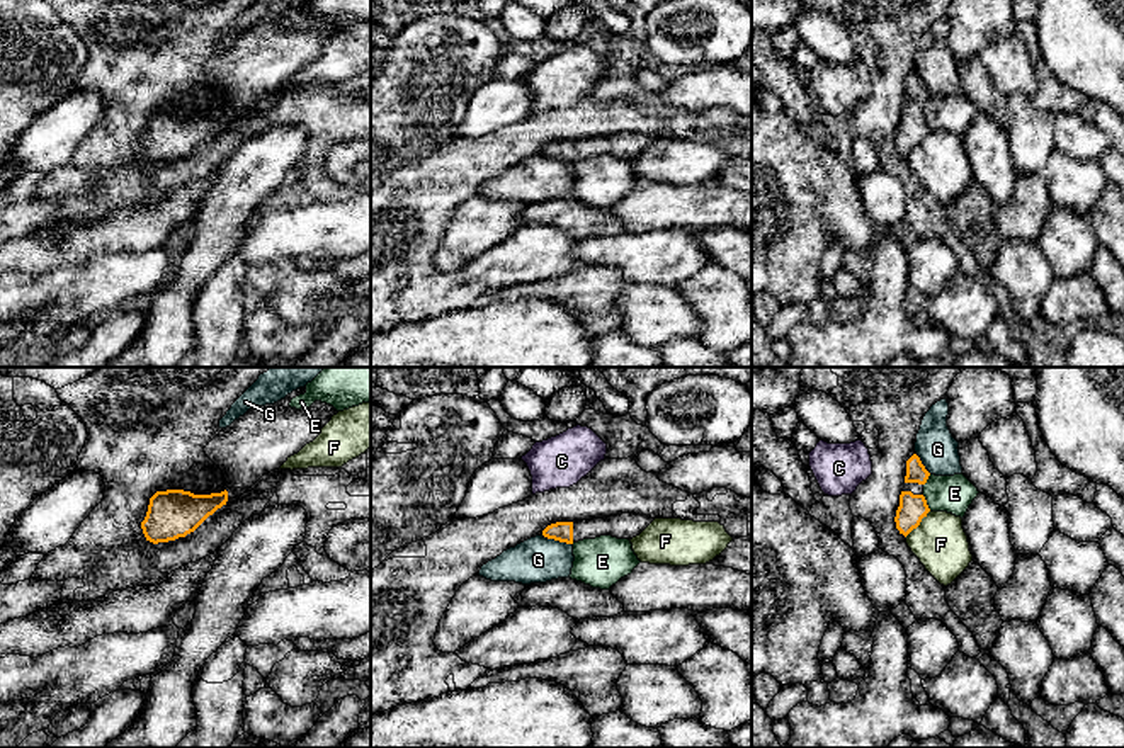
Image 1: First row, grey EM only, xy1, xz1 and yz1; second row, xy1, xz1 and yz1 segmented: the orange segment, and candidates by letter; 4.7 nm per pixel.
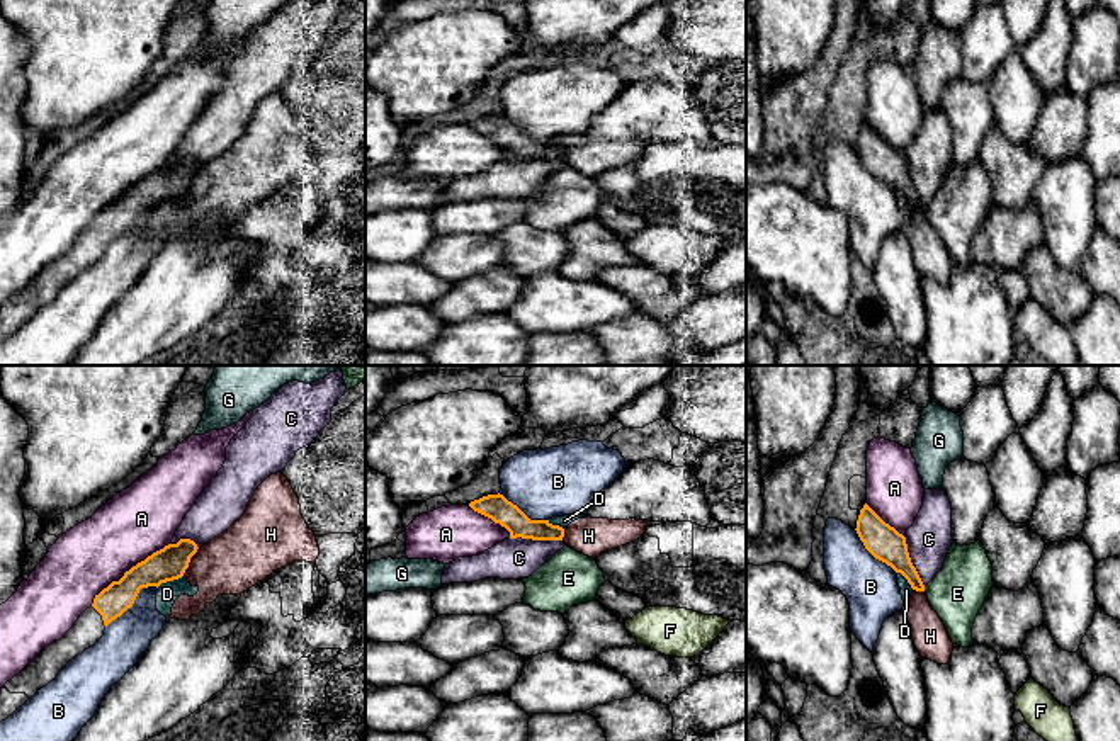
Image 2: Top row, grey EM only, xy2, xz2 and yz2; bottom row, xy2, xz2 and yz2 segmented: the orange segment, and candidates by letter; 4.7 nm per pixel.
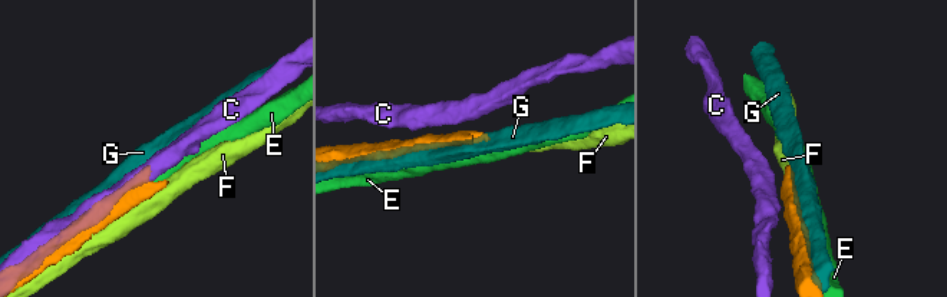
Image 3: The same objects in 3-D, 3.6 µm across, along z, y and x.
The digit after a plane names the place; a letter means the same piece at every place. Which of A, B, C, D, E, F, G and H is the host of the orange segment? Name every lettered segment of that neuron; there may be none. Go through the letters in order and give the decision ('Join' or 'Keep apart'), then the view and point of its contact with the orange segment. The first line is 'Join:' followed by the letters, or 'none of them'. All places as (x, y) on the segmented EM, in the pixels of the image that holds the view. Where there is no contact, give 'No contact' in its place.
Join: none of them
A: Keep apart. Touches orange at xy2 (130, 570)
B: Keep apart. Touches orange at xy2 (133, 602)
C: Keep apart. Touches orange at xz2 (536, 539)
D: Keep apart. Touches orange at xy2 (169, 580)
E: Keep apart. Touches orange at yz1 (925, 504)
F: Keep apart. Touches orange at yz1 (919, 524)
G: Keep apart. Touches orange at xz1 (556, 539)
H: Keep apart. Touches orange at xy2 (189, 561)

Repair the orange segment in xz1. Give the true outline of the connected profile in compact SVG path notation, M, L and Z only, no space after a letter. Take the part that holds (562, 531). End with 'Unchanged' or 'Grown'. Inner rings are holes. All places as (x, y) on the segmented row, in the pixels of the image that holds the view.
M621 513L593 520L556 522L542 530L542 536L559 542L573 544L583 539L612 536L633 539L639 536L655 518L636 513Z. Grown

